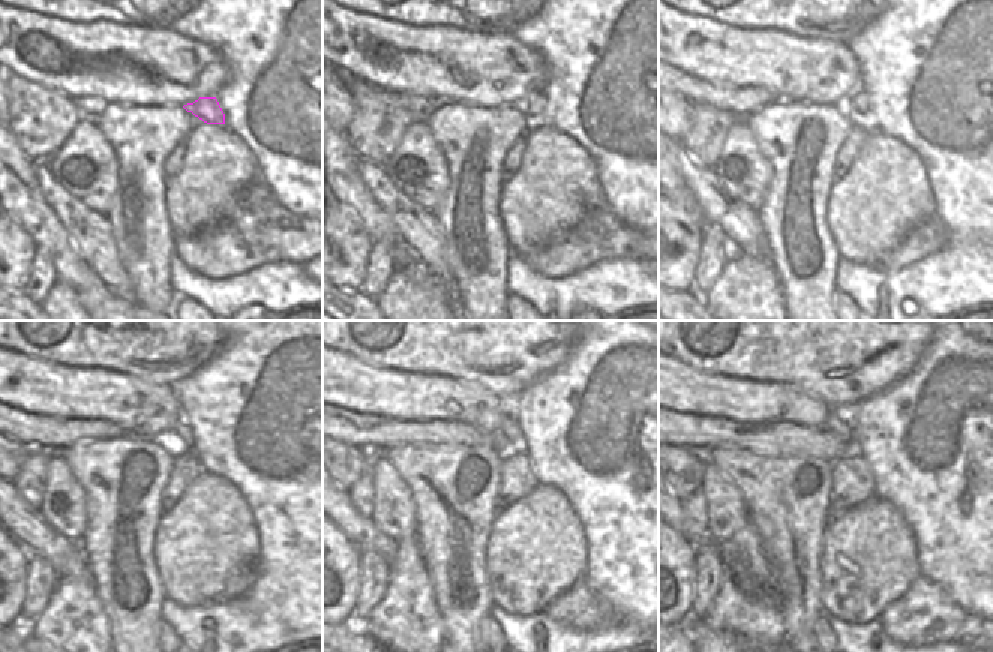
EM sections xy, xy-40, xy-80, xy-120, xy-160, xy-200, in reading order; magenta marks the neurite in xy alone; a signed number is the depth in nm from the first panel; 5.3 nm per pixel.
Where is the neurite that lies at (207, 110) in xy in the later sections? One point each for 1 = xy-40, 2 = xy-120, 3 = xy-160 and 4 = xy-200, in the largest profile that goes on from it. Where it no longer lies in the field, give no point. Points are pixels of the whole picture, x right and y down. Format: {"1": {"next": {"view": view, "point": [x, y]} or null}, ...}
{"1": {"next": {"view": "xy-40", "point": [533, 105]}}, "2": {"next": {"view": "xy-120", "point": [182, 429]}}, "3": {"next": {"view": "xy-160", "point": [509, 427]}}, "4": {"next": {"view": "xy-200", "point": [843, 429]}}}

